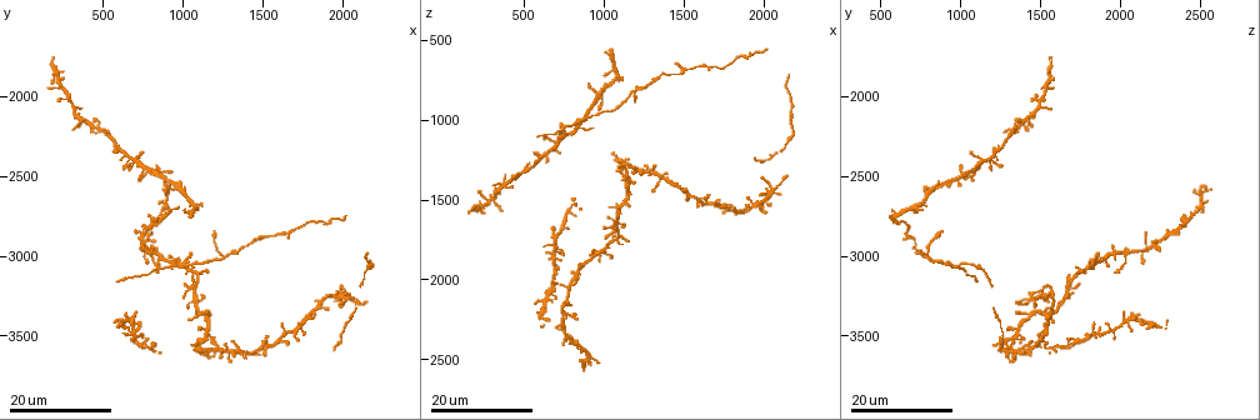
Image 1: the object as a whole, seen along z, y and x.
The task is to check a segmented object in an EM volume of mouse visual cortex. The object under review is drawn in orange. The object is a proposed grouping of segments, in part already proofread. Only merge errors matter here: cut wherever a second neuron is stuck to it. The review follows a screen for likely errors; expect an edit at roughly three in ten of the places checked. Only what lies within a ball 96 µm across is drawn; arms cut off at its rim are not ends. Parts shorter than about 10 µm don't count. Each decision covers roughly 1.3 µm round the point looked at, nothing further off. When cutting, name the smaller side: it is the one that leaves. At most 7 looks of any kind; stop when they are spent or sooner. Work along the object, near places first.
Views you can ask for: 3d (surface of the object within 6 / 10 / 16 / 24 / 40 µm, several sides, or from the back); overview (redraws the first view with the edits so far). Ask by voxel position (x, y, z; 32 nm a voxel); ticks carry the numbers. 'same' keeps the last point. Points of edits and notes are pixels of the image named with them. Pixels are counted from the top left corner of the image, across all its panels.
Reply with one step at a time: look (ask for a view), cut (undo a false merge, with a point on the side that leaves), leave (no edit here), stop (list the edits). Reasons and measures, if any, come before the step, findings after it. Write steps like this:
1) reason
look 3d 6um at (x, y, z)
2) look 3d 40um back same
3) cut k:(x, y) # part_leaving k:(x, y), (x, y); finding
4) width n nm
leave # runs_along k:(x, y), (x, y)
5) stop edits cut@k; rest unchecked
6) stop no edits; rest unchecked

thick turns thin
look 3d 24um at (1100, 2720, 760)

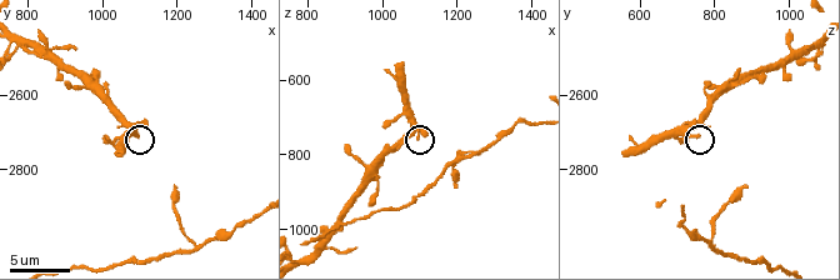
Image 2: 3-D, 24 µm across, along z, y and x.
look 3d 10um at (1100, 2710, 750)

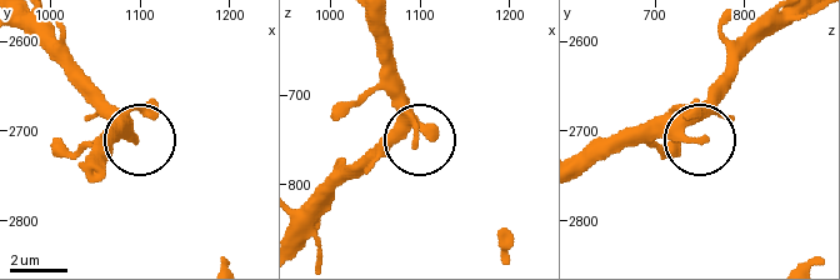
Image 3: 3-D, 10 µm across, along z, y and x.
leave # all the same neuron

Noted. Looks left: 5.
calibre changes
look 3d 10um at (1190, 2850, 860)

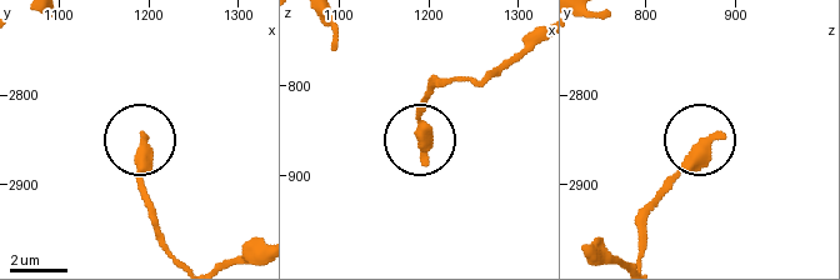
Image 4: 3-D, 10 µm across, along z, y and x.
other side
look 3d 10um back at (1195, 2855, 865)

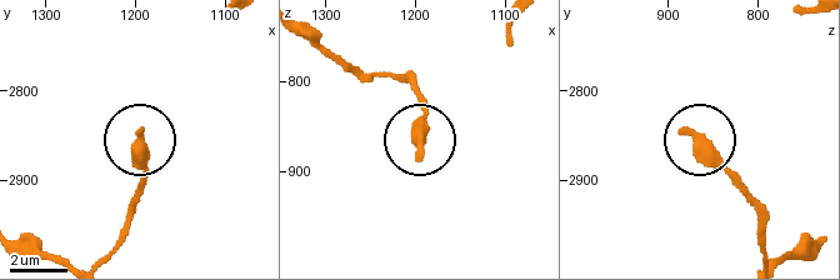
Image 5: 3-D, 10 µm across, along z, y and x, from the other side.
leave # runs_along 5:(303, 28), (366, 74), (403, 76), (424, 111), (419, 138); continuous, no second neuron

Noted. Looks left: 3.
side arm on a straight run
look 3d 10um at (1250, 3000, 790)

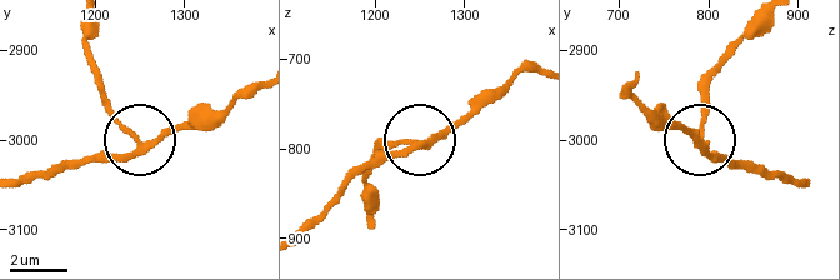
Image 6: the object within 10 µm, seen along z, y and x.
side_arm 27 um
leave # runs_along 6:(258, 84), (221, 110), (129, 153), (74, 163); one neuron here

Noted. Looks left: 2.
four arms meet
look 3d 16um at (2060, 3280, 1440)

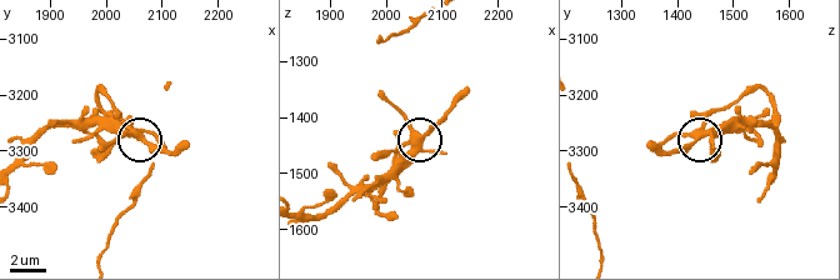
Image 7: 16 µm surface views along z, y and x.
look 3d 6um at (2055, 3270, 1425)

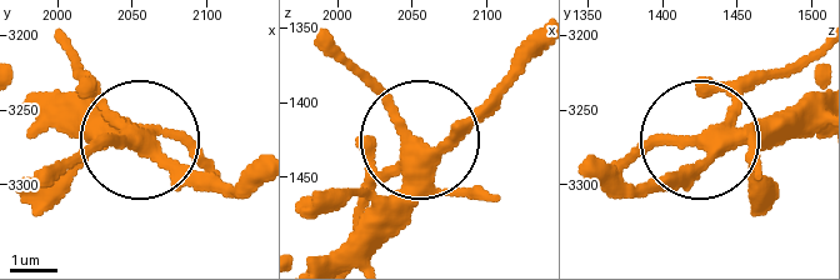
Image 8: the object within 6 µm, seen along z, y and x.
side_arm 17 um
leave # one neuron here

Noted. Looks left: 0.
stop no edits; rest unchecked

